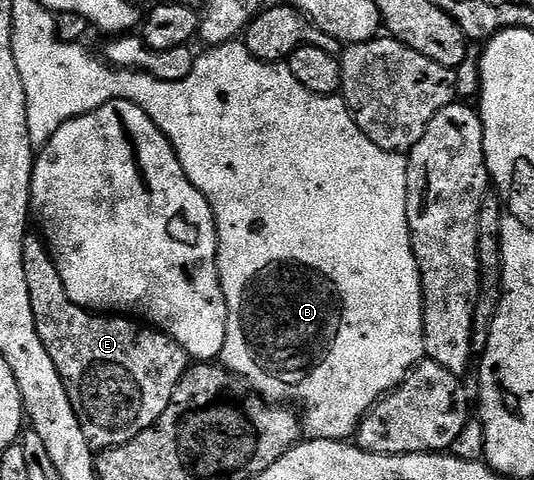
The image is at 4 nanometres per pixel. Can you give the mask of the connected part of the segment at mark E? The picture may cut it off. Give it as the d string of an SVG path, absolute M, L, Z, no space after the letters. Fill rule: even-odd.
M26 235L23 242L23 274L27 278L37 333L43 346L47 346L47 354L51 354L51 362L55 362L55 370L59 370L59 378L63 378L71 406L75 406L79 426L89 445L95 450L114 448L143 434L143 430L150 428L163 410L167 410L183 374L191 367L190 356L160 328L133 318L92 313L71 302L63 290L53 257L40 235Z

